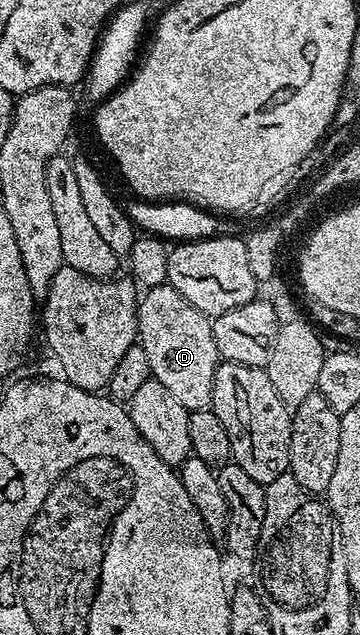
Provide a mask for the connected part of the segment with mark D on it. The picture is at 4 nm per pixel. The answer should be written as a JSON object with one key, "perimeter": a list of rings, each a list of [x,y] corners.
{"perimeter":[[[163,284],[161,286],[149,286],[143,291],[142,297],[138,302],[138,344],[142,348],[146,348],[146,356],[150,360],[150,368],[152,369],[152,377],[159,379],[160,382],[170,388],[170,392],[174,392],[174,396],[178,396],[178,400],[182,400],[182,404],[187,410],[202,410],[212,405],[212,393],[214,392],[214,376],[216,375],[216,368],[220,365],[222,359],[218,348],[214,344],[214,332],[212,331],[212,323],[209,315],[203,314],[201,310],[196,308],[194,304],[188,302],[182,296],[182,292],[178,292],[172,286]]]}

